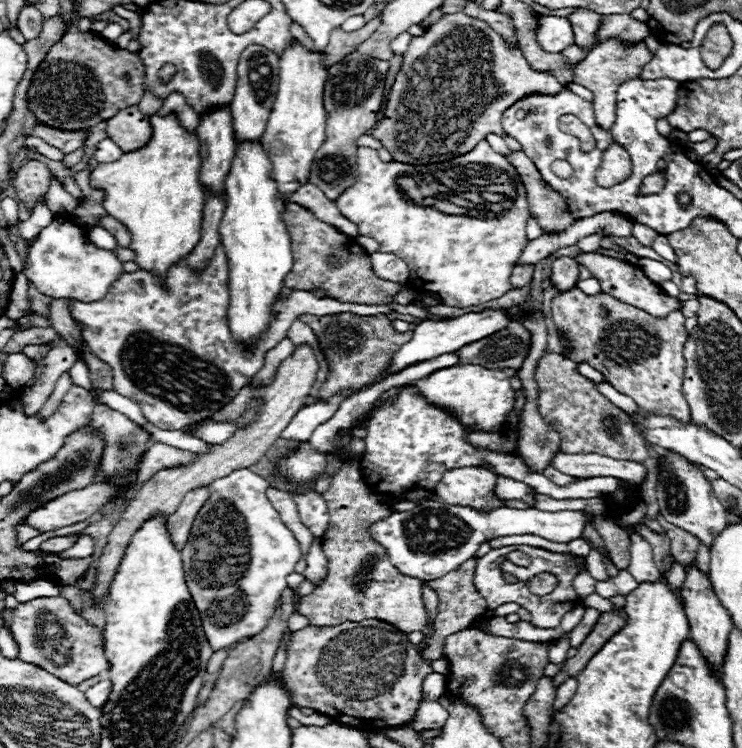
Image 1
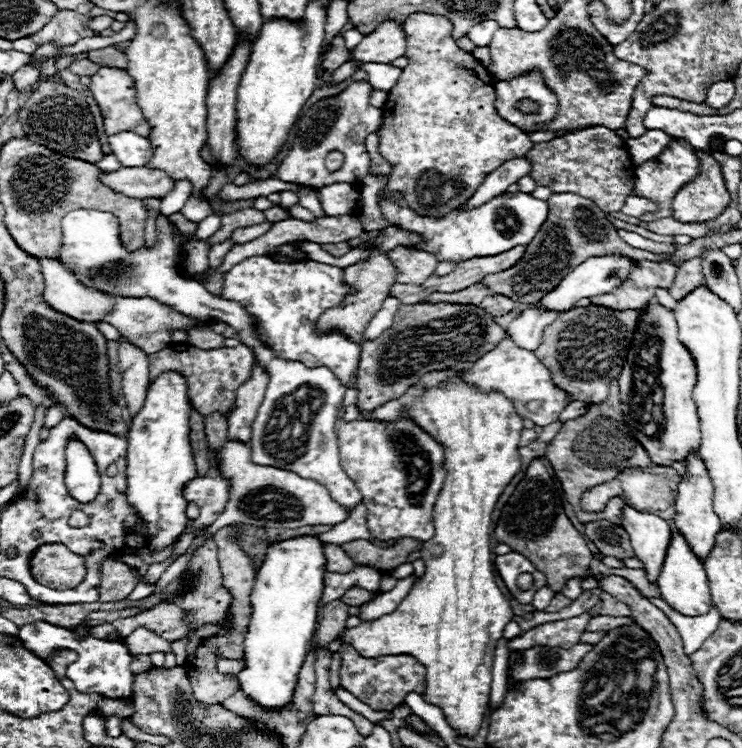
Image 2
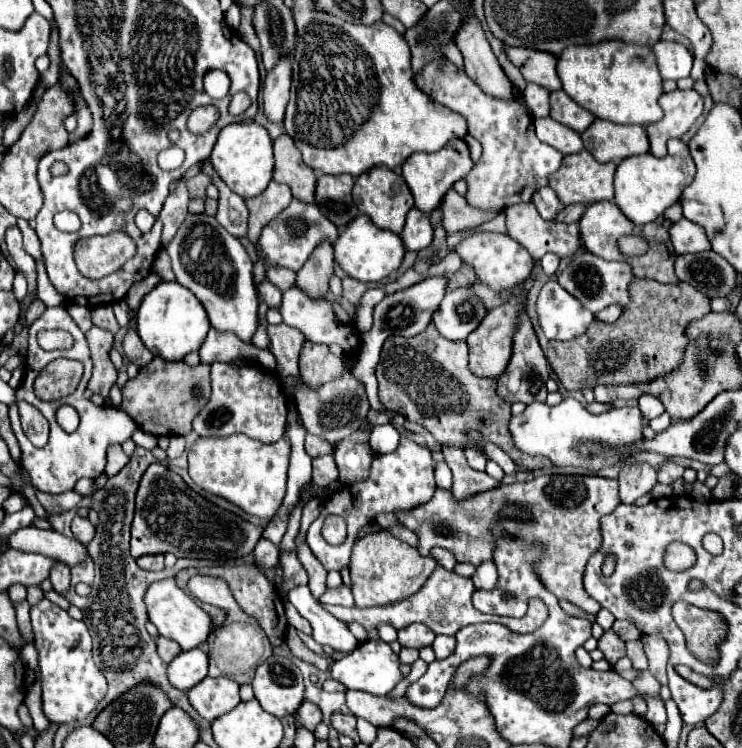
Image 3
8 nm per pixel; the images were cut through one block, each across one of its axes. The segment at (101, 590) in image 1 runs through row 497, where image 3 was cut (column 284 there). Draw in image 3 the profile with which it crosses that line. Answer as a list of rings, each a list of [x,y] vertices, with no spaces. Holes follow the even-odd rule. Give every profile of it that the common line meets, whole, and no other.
[[[282,134],[274,140],[274,182],[284,182],[292,190],[292,198],[300,202],[314,202],[316,174],[310,170],[302,158],[294,140],[288,134]]]

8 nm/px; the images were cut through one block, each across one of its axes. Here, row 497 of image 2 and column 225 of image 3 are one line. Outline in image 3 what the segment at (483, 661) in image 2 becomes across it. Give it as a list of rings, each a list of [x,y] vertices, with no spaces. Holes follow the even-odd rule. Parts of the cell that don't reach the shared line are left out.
[[[232,434],[228,438],[198,438],[188,452],[188,474],[202,490],[236,504],[250,516],[270,520],[286,494],[290,450],[292,446],[286,438],[274,444],[262,444],[242,434]]]

